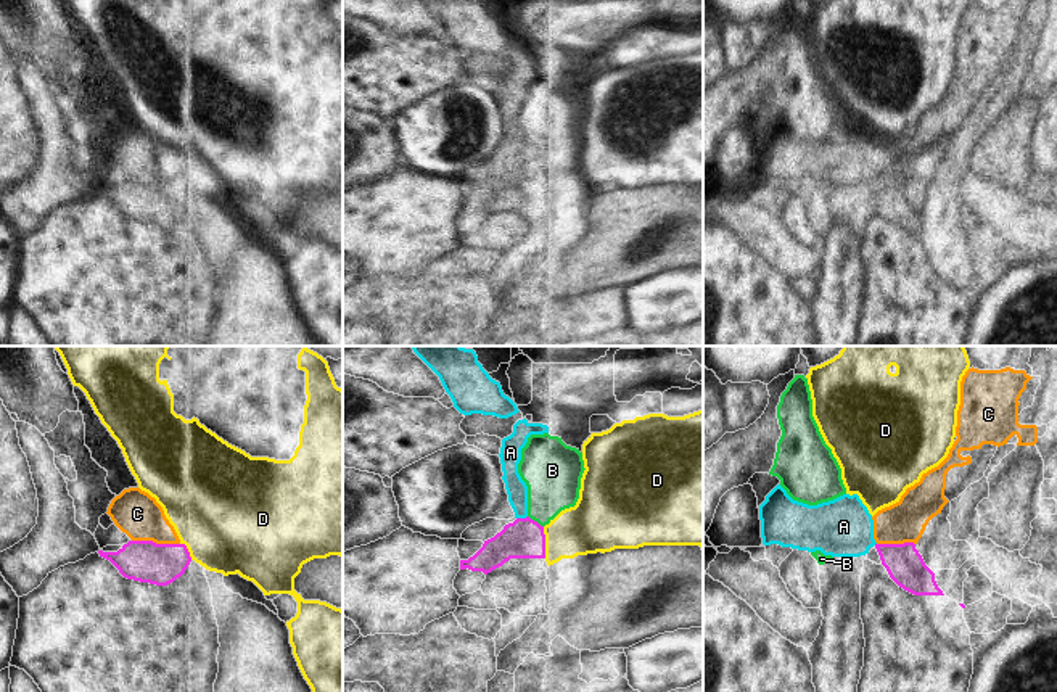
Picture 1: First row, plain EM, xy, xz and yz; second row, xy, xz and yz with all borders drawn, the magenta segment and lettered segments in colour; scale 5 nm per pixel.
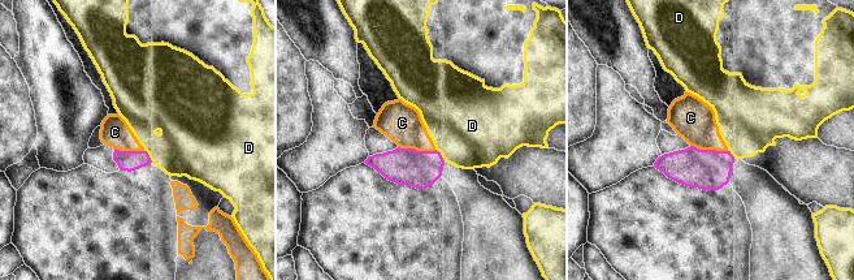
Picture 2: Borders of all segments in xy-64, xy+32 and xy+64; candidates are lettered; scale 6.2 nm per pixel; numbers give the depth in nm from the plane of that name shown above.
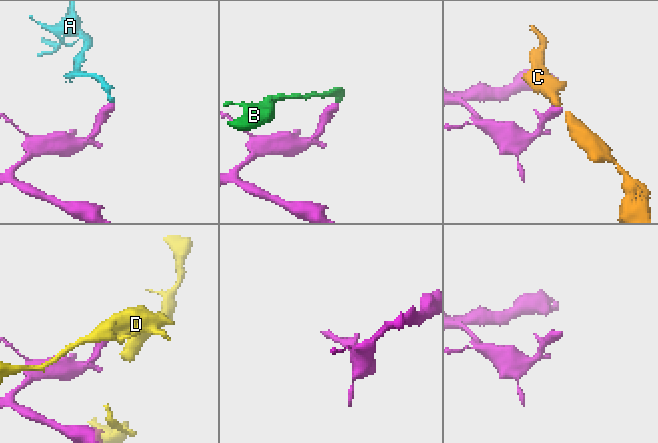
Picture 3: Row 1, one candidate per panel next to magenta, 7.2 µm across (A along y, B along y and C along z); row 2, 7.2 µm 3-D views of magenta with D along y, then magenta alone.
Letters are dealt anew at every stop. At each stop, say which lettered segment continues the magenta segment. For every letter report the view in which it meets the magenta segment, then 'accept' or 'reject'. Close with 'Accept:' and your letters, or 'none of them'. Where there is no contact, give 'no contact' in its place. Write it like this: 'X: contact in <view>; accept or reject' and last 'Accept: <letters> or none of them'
A: contact in xz; reject
B: contact in xz; accept
C: contact in xy; reject
D: contact in xz; reject
Accept: B

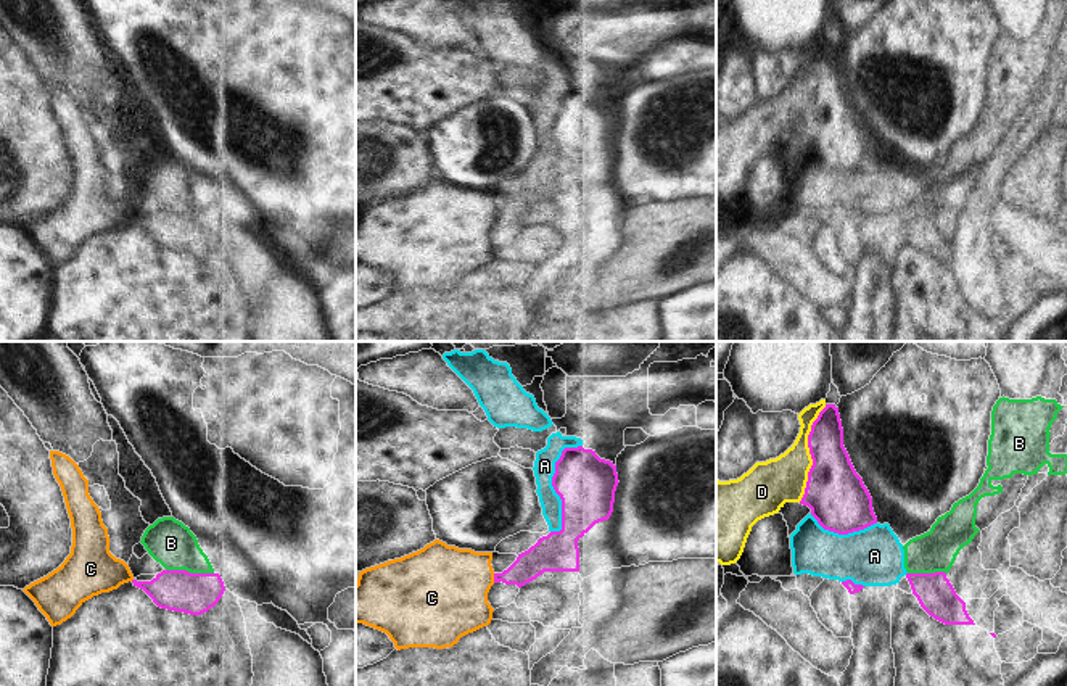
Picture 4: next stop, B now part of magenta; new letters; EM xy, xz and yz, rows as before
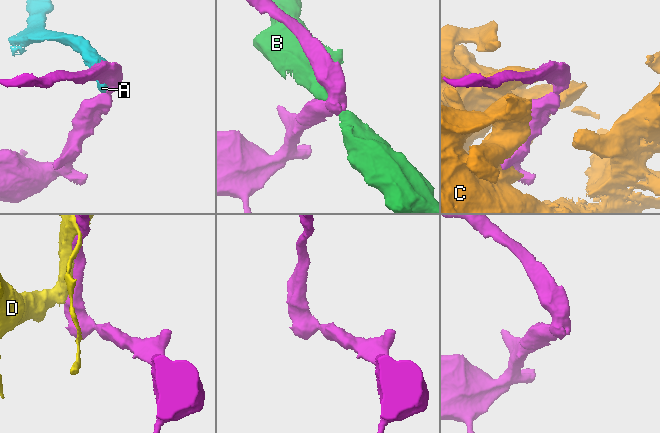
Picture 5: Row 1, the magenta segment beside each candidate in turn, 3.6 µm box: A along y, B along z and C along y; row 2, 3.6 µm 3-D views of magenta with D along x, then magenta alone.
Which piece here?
A: contact in xz; reject
B: contact in xy; reject
C: contact in xz; reject
D: contact in yz; reject
Accept: none of them

